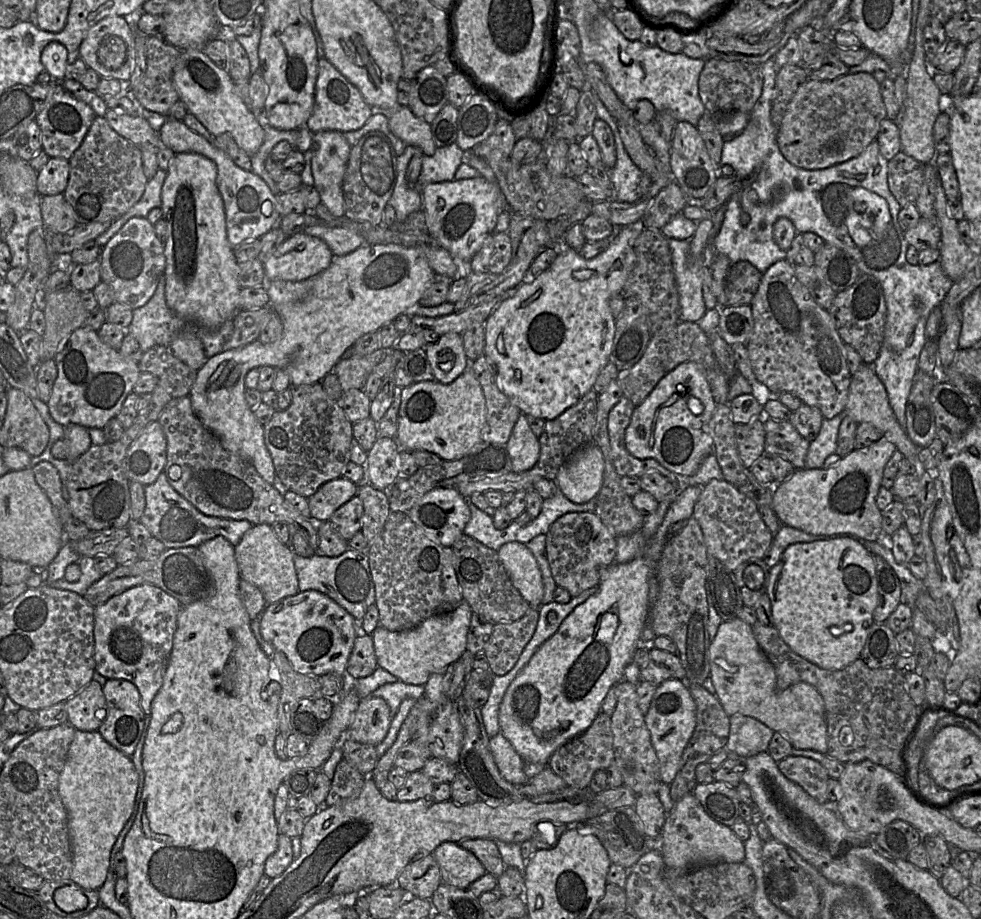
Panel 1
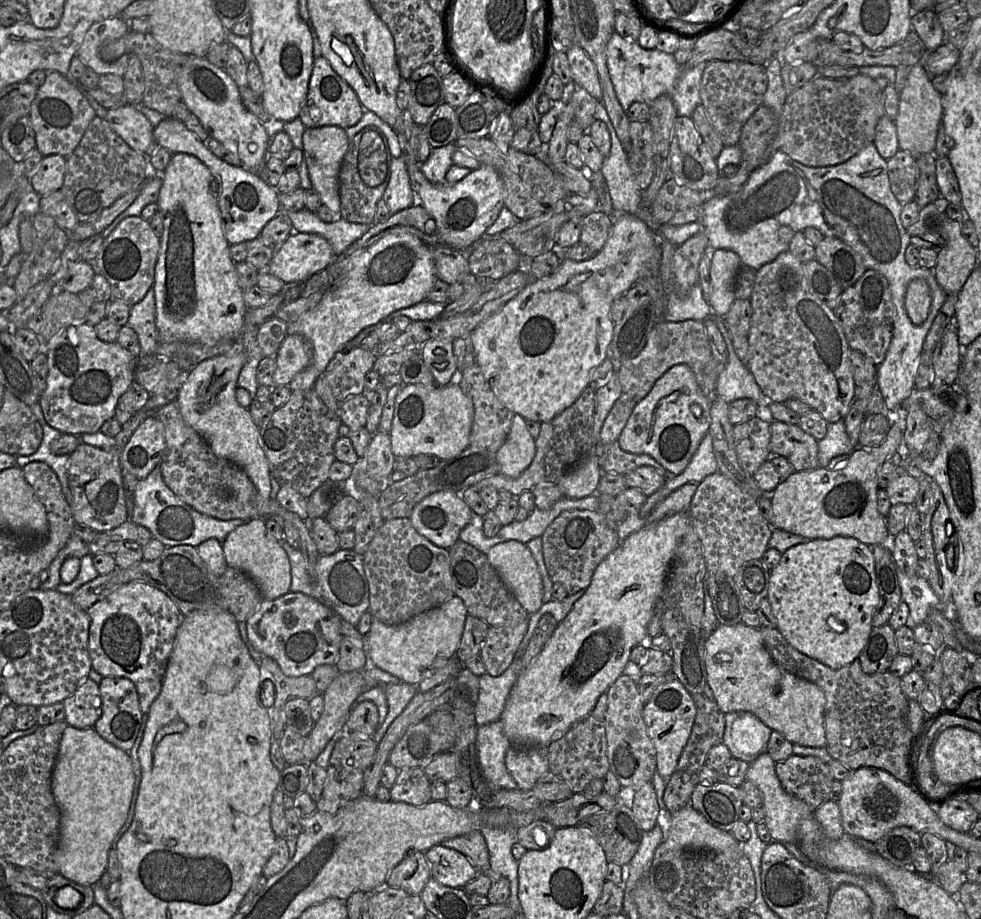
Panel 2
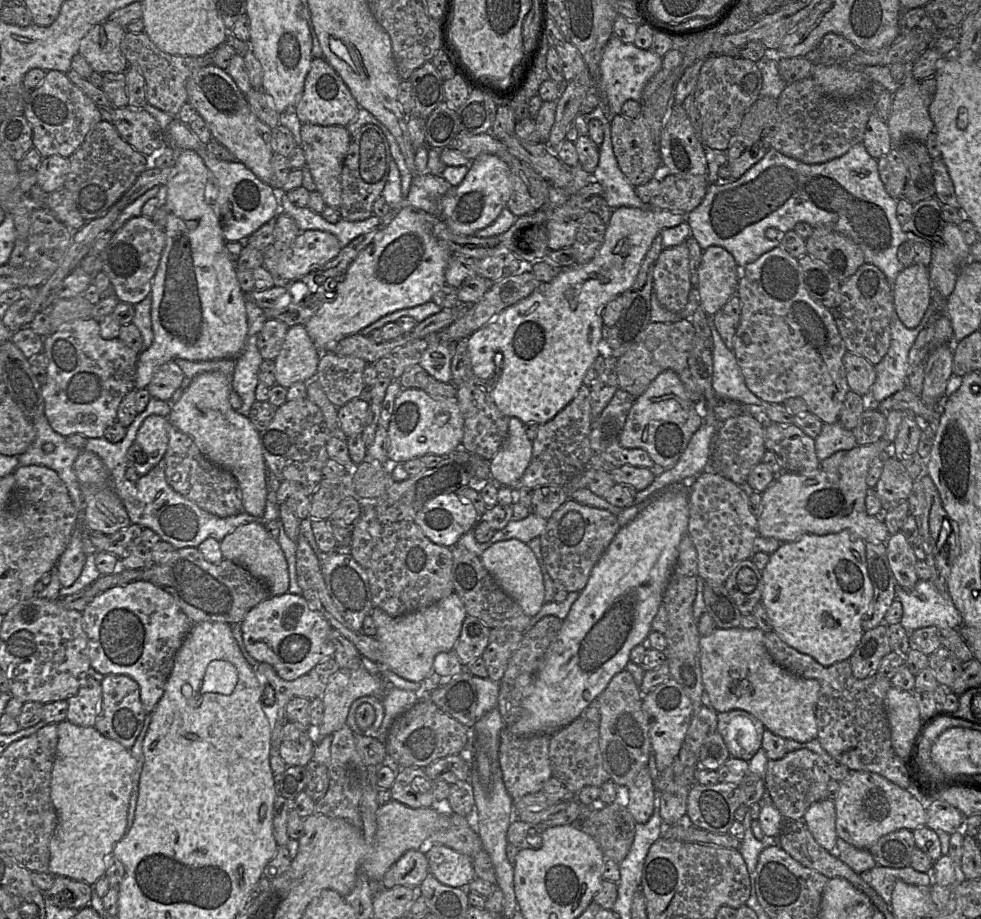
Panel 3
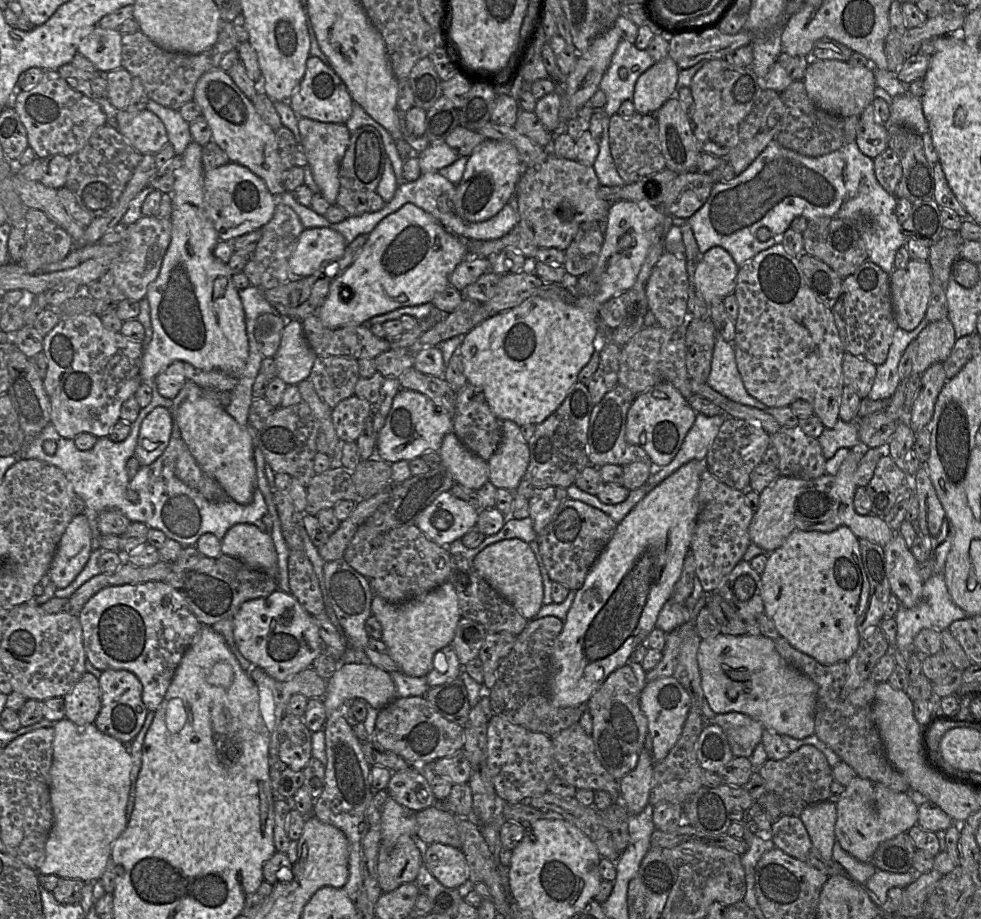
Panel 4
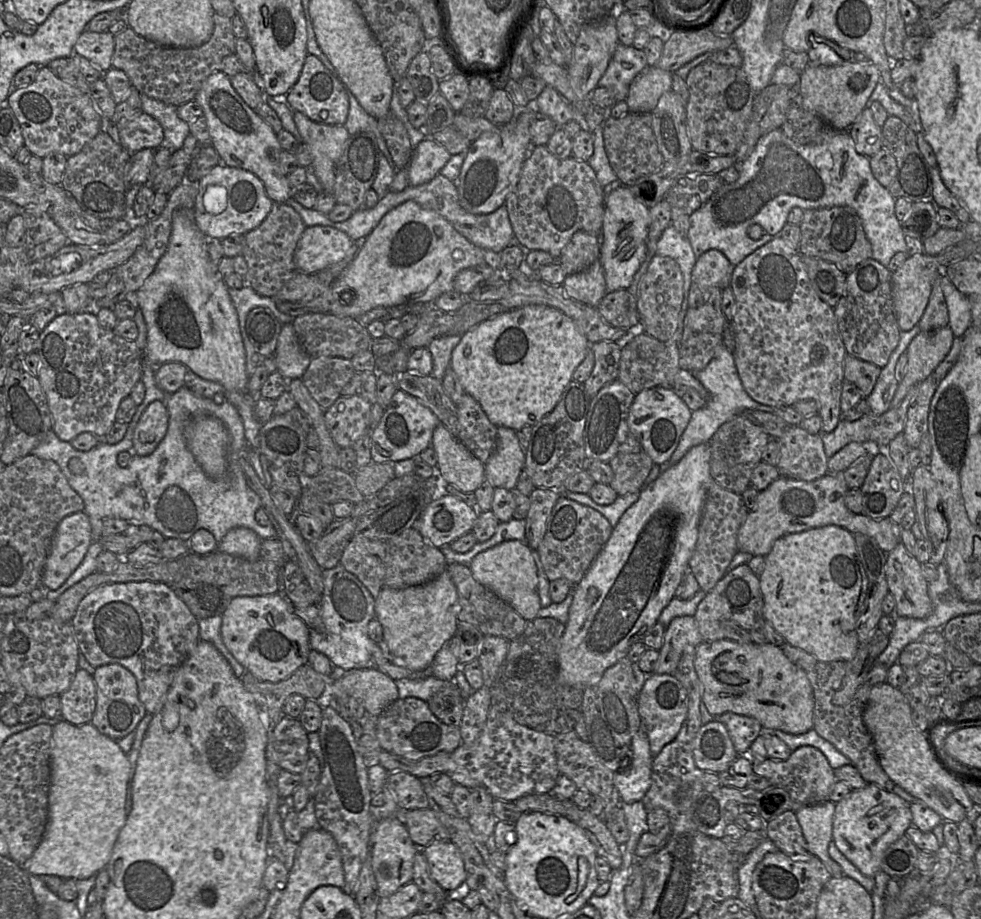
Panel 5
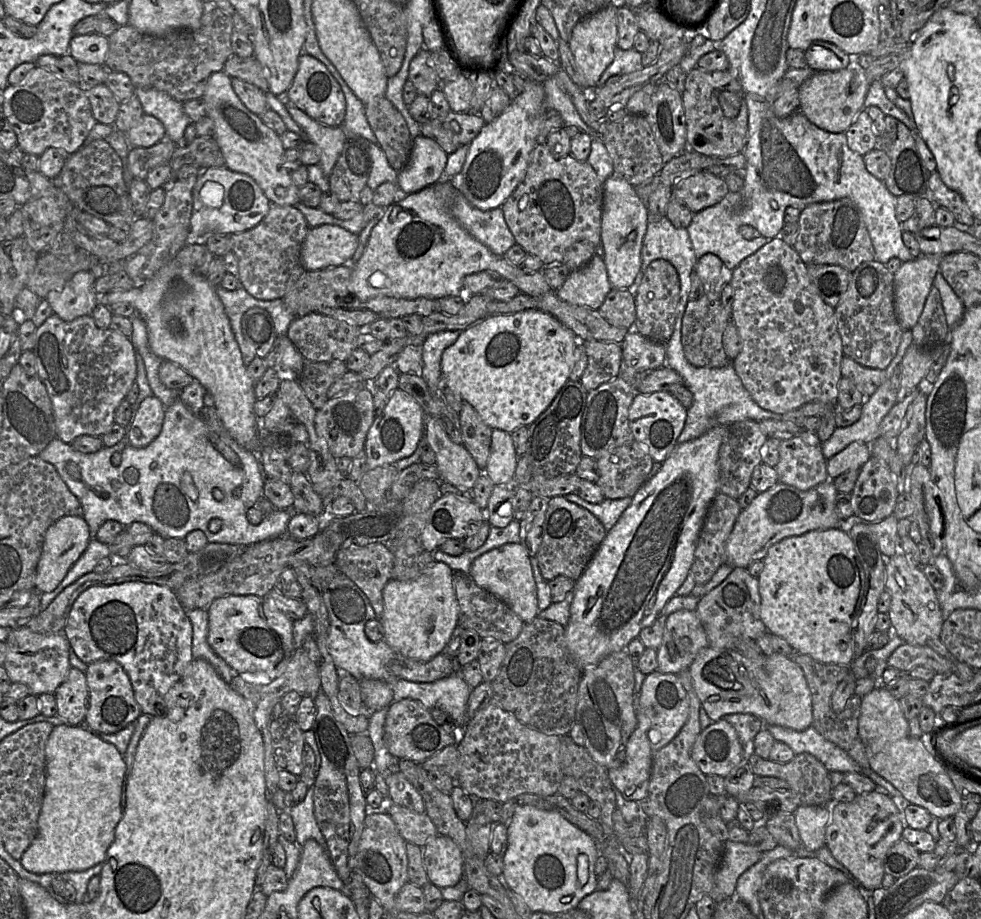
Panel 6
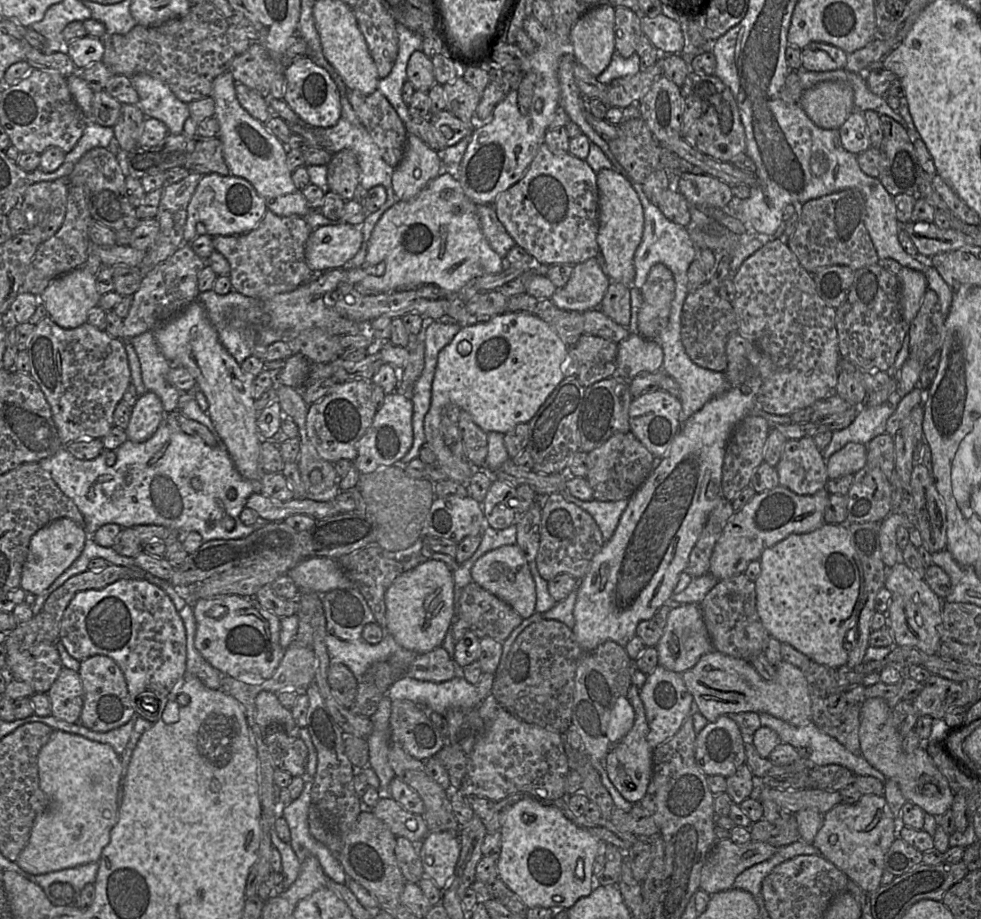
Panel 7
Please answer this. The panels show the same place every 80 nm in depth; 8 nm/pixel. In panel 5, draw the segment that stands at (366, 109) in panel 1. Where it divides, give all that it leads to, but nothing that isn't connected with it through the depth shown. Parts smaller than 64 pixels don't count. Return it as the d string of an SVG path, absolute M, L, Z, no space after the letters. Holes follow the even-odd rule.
M307 54L297 82L287 93L287 105L310 120L326 125L343 125L349 112L347 88L320 59Z

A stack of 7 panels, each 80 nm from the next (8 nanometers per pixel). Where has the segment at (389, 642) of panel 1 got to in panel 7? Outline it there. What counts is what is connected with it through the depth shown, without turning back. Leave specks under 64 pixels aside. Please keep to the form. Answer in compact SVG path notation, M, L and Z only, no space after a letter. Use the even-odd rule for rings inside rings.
M427 560L399 575L386 590L386 631L401 647L424 654L442 647L447 630L454 624L453 572L442 561Z

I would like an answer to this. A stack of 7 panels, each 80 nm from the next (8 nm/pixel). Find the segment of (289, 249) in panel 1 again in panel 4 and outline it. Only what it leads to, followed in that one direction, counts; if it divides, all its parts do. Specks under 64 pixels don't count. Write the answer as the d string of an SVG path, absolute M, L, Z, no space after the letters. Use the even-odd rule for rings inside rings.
M304 228L288 263L292 279L308 277L324 263L340 259L346 247L343 235L333 229Z

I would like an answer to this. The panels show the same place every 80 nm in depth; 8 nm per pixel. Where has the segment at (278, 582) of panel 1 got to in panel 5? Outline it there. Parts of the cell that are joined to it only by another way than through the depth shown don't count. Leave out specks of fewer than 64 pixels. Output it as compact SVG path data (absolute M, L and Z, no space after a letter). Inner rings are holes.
M235 527L218 544L218 551L247 560L259 557L262 539L251 529Z

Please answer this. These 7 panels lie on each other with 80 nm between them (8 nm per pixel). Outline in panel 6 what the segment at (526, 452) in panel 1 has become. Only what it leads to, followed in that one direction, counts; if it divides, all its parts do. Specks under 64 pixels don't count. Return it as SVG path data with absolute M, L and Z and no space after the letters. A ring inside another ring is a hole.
M493 429L490 456L485 474L492 483L500 486L511 485L514 480L518 456L511 433Z

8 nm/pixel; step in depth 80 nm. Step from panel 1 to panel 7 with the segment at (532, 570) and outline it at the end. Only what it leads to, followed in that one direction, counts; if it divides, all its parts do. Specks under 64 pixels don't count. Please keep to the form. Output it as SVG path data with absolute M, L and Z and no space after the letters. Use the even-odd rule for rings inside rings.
M516 544L491 550L480 557L471 570L472 580L509 604L523 619L533 615L536 606L536 586L529 564Z

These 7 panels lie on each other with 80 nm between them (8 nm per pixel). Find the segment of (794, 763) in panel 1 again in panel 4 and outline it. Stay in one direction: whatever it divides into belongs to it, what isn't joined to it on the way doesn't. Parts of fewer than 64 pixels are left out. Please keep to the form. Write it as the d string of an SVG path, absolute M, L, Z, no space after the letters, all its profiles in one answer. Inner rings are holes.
M803 745L782 760L767 759L756 772L764 779L766 790L776 795L781 814L793 817L799 817L809 805L828 800L834 780L825 755L812 745Z

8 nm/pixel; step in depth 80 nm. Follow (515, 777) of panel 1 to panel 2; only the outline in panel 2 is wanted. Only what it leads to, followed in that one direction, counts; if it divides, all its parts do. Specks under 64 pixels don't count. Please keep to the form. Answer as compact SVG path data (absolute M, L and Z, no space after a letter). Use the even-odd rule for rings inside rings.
M500 719L478 726L476 748L484 774L491 782L507 790L517 789L505 764L505 755L512 745Z

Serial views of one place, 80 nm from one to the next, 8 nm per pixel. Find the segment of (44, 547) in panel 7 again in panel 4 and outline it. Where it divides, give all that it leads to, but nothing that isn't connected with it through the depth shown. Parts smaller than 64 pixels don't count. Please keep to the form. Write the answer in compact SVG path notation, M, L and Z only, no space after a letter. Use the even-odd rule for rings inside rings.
M84 514L75 516L66 527L48 574L59 589L70 585L87 563L91 548L91 531Z

